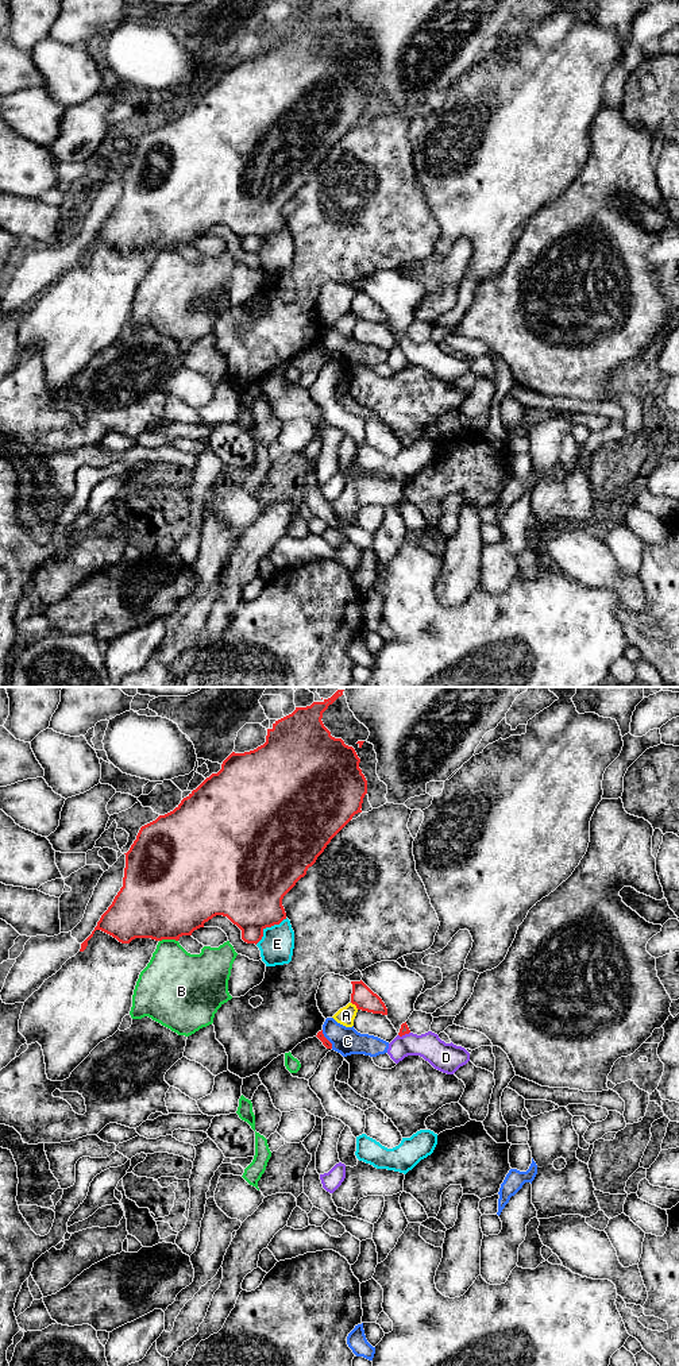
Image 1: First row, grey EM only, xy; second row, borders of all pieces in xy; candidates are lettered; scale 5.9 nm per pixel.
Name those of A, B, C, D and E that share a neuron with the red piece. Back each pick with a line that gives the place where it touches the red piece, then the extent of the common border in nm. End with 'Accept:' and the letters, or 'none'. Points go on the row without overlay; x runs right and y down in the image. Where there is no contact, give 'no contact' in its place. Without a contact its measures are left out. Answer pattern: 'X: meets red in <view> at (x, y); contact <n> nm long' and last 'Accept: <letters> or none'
Accept: none

